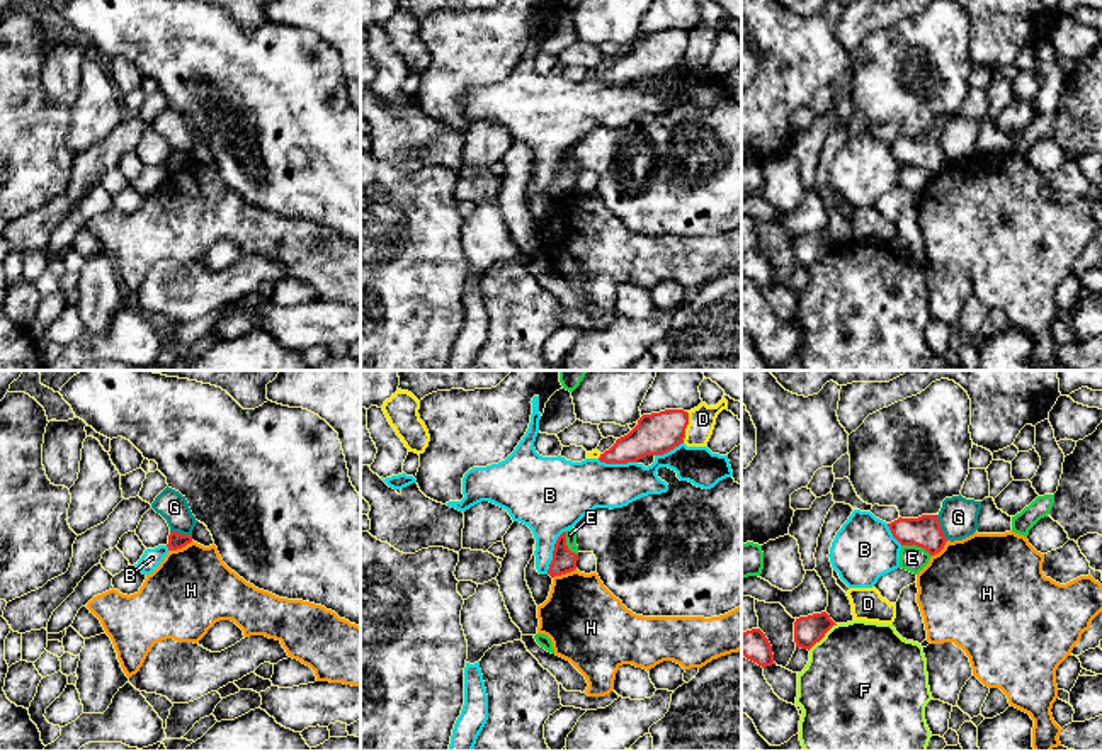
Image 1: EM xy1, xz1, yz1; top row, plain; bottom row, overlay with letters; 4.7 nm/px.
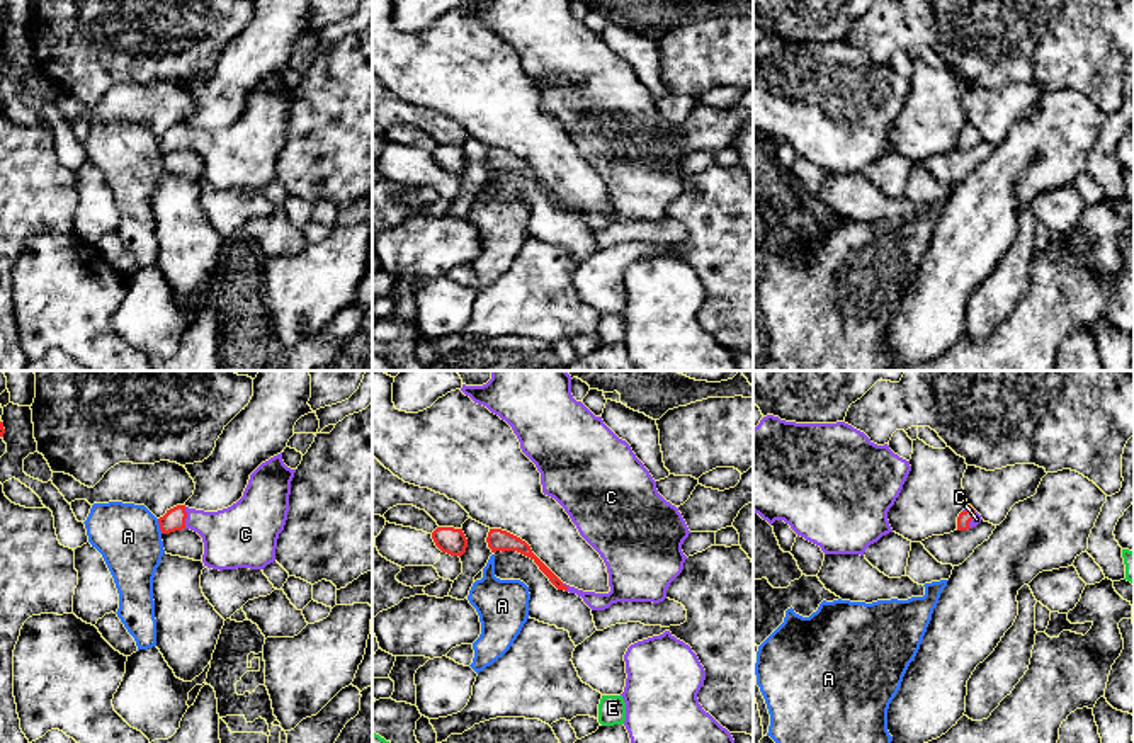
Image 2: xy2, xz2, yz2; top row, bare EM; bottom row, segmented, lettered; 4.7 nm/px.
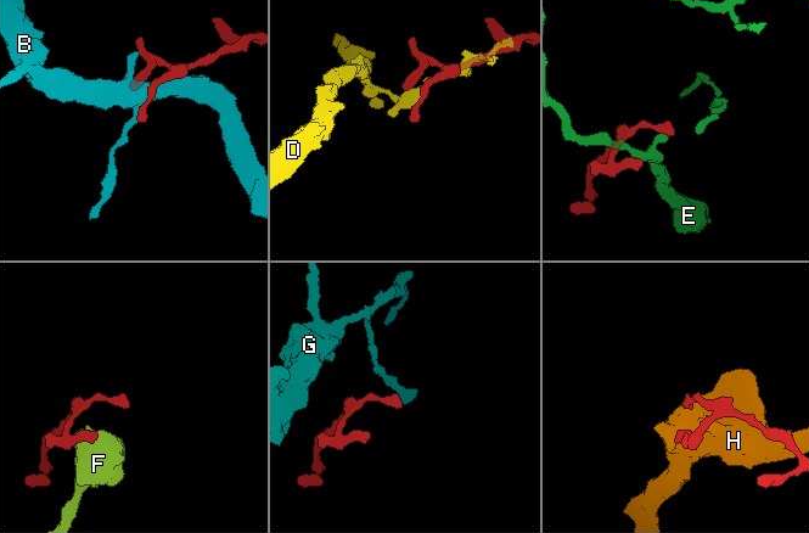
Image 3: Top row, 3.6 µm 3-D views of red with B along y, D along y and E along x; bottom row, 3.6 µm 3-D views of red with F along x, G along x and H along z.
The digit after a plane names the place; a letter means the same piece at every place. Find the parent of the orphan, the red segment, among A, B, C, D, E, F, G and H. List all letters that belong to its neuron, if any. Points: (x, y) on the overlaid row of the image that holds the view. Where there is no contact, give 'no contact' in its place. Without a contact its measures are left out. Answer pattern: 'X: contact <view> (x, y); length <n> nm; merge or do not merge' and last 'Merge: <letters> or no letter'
A: contact xy2 (160, 526); length 80 nm; do not merge
B: contact xz1 (553, 553); length 220 nm; do not merge
C: contact xy2 (186, 517); length 100 nm; merge
D: contact xz1 (686, 427); length 150 nm; do not merge
E: contact yz1 (917, 546); length 160 nm; do not merge
F: contact yz1 (822, 638); length 190 nm; do not merge
G: contact yz1 (939, 527); length 130 nm; do not merge
H: contact xy1 (181, 547); length 130 nm; do not merge
Merge: C

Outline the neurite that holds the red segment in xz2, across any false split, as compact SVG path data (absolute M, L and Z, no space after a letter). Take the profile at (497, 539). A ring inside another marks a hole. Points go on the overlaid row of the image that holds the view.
M491 371L491 379L483 386L466 386L461 391L474 403L486 406L491 413L505 420L520 442L522 452L541 473L542 493L554 498L580 536L600 554L609 573L609 593L583 592L563 583L520 537L490 529L486 542L491 553L517 551L530 558L539 570L558 588L576 593L592 610L605 610L617 602L653 602L666 598L666 588L682 573L687 556L682 551L690 530L675 505L666 502L656 490L656 481L636 457L631 445L619 439L602 420L595 417L581 401L571 394L571 376L566 371Z

